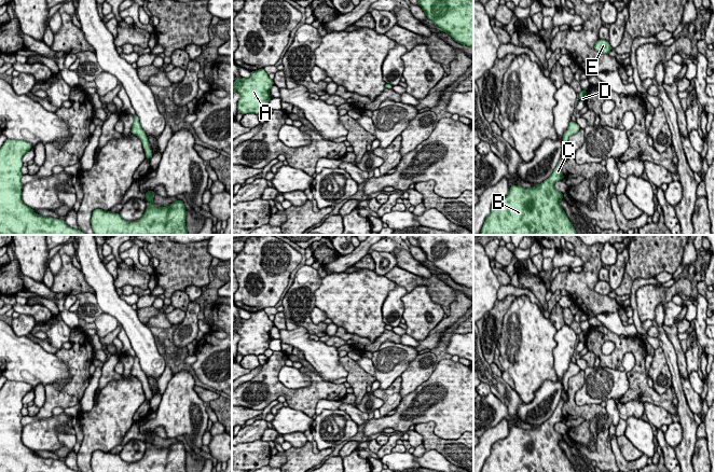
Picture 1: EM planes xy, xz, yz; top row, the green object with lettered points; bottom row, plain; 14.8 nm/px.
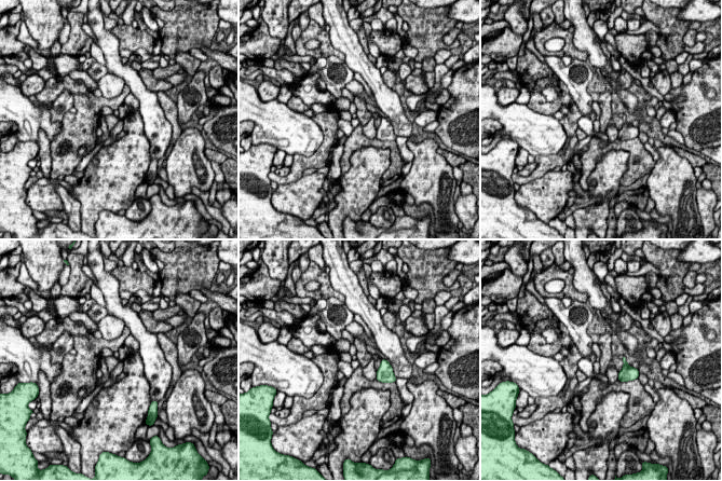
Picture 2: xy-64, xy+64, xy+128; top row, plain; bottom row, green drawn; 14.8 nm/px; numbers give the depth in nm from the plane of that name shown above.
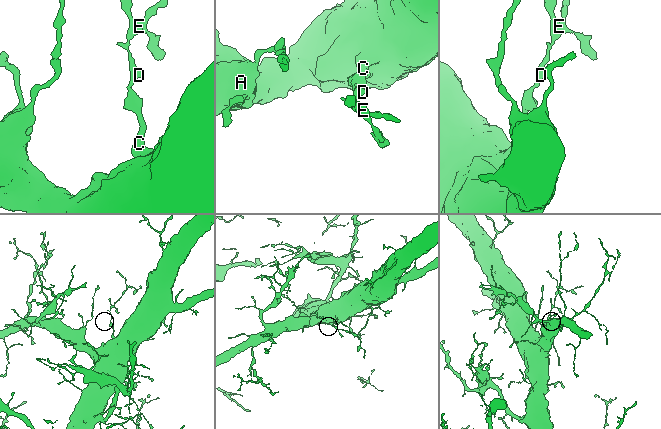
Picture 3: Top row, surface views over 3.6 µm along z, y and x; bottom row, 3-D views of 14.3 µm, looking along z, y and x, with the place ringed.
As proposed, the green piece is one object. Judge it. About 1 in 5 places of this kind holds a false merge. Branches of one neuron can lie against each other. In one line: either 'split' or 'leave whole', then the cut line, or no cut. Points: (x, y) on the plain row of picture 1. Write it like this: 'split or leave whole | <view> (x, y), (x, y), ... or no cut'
leave whole | no cut

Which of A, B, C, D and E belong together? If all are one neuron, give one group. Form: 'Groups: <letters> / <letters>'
Groups: A B C D E

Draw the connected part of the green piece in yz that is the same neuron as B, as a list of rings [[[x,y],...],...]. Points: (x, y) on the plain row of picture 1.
[[[560,400],[551,417],[535,429],[512,427],[506,439],[492,445],[481,472],[576,472],[560,446],[564,435],[556,432],[554,425],[565,420],[562,413],[564,401]]]

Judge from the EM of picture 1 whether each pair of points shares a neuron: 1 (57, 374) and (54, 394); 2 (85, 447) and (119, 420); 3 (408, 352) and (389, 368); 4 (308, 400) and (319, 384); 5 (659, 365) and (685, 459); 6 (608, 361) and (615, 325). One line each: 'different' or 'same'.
1: different
2: same
3: same
4: same
5: different
6: different

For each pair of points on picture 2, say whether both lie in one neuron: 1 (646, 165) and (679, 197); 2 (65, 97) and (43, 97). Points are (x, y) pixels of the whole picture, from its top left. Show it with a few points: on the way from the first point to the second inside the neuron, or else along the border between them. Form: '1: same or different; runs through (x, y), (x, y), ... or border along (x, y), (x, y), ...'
1: different; border along (655, 162), (649, 174)
2: different; border along (73, 95), (68, 91), (64, 91), (53, 102)

